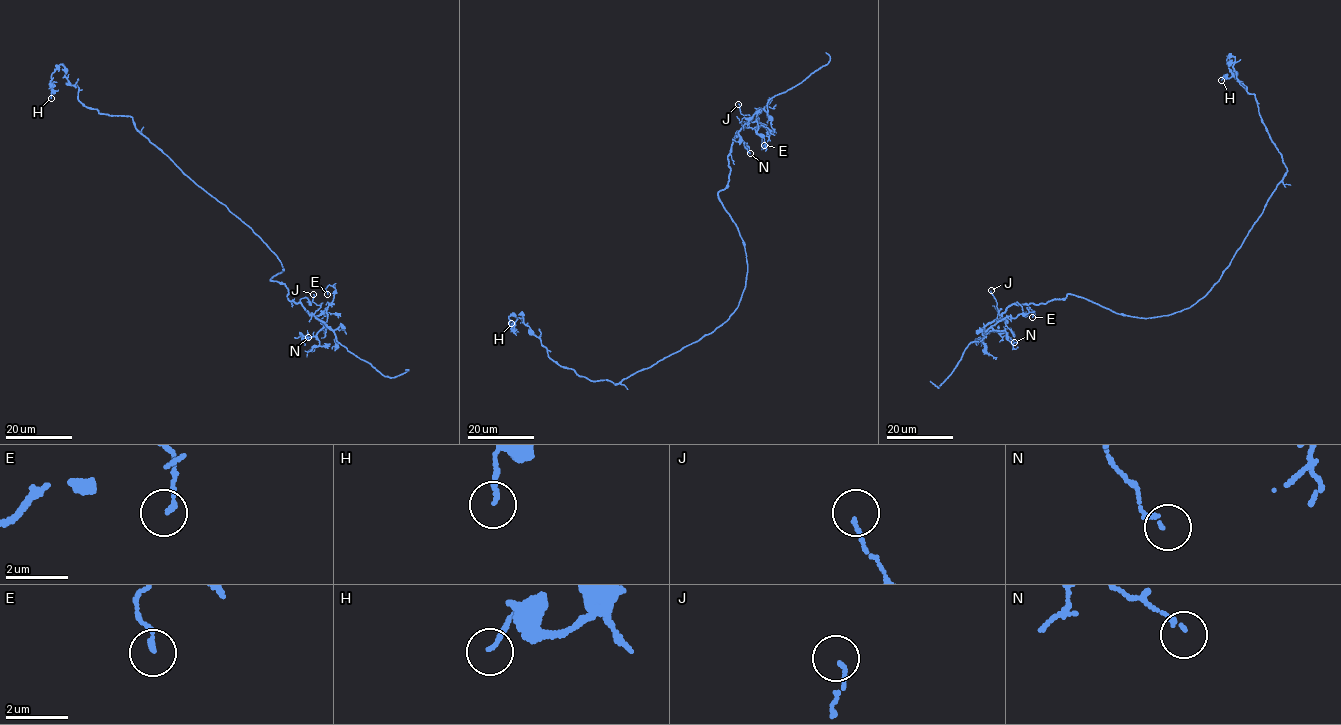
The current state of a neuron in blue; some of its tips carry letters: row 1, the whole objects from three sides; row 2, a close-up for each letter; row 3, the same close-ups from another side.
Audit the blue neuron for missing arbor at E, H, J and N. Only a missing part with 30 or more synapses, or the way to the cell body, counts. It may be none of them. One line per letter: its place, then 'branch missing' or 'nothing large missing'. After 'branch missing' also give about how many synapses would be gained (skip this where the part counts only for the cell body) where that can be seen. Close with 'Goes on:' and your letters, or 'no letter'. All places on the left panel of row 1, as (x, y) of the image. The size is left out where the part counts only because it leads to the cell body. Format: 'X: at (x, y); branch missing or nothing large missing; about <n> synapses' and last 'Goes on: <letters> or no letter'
E: at (327, 294); nothing large missing
H: at (51, 98); nothing large missing
J: at (313, 294); nothing large missing
N: at (308, 337); nothing large missing
Goes on: no letter

